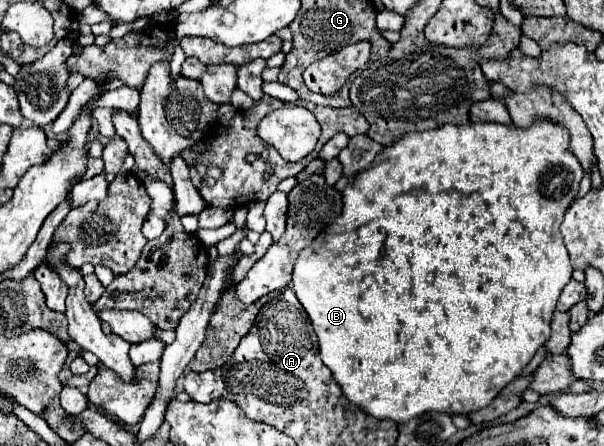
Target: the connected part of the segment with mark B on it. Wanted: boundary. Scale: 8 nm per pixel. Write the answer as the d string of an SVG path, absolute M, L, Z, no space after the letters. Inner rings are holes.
M536 119L536 123L528 129L500 123L466 123L444 125L432 131L410 131L390 147L384 147L384 151L374 159L372 167L360 171L350 183L350 189L342 191L340 217L336 217L314 239L314 243L298 255L292 291L312 321L312 327L318 335L322 361L332 371L332 377L342 387L348 401L358 403L376 419L392 419L396 423L408 421L426 411L468 415L492 403L492 399L514 377L518 377L518 373L550 337L550 321L556 301L572 277L568 251L558 229L564 211L578 193L584 171L576 155L572 155L568 143L568 131L550 119ZM474 195L484 195L484 203L476 205L480 199L474 199Z

